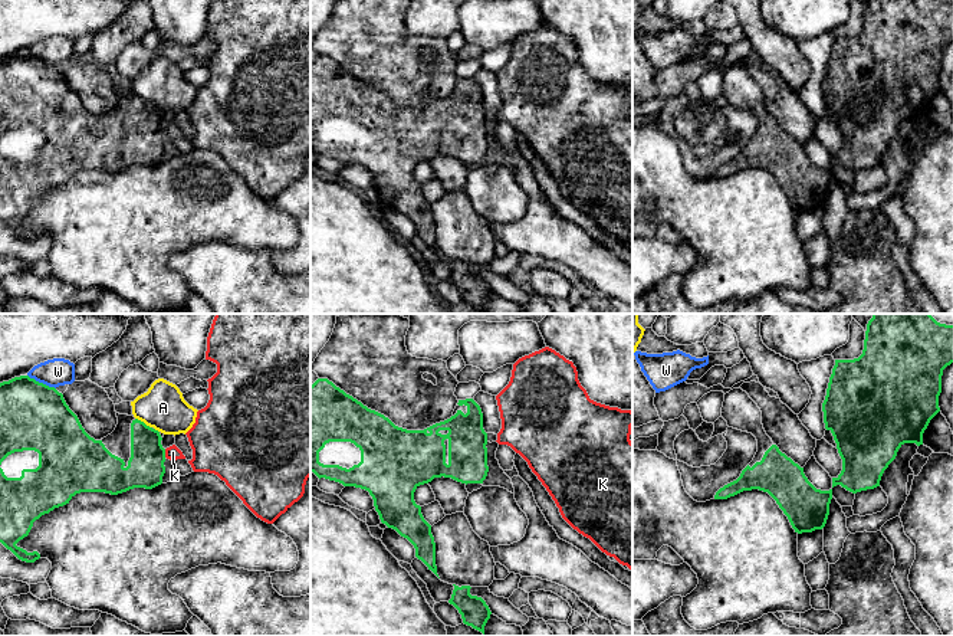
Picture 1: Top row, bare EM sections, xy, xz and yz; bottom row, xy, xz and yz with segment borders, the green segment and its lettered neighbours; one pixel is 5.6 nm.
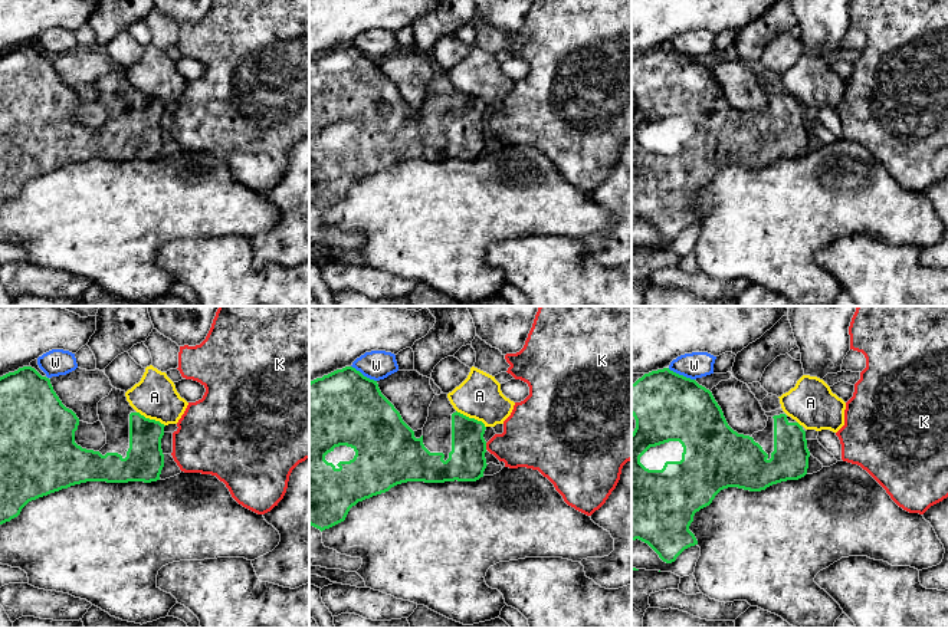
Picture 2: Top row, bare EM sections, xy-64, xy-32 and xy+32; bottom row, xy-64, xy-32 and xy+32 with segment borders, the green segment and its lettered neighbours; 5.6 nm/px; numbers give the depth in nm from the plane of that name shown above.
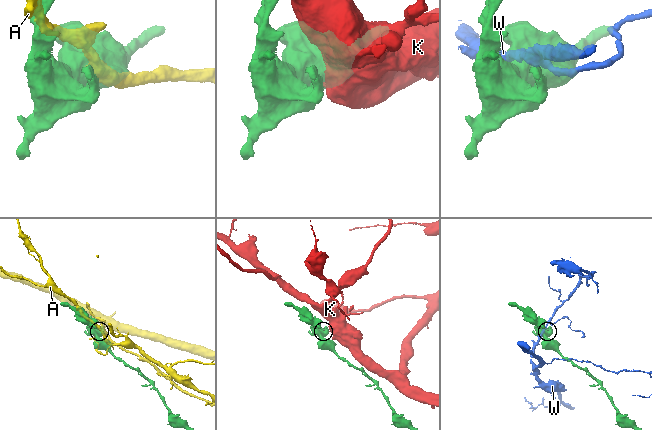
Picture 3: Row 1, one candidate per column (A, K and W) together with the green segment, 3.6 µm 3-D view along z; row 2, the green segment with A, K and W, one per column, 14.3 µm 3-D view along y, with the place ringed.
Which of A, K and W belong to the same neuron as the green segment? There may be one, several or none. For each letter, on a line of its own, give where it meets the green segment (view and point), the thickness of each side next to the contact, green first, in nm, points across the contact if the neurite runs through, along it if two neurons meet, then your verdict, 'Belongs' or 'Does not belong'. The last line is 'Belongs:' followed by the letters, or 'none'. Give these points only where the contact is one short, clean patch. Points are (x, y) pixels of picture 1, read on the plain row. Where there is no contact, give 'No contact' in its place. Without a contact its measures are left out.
A: Touches green at xy (143, 100). Thickness 200 nm (green) against 260 nm. Does not belong
K: Touches green at xy (164, 131). Thickness 220 nm (green) against 80 nm. Boundary: xy (164, 127), (166, 134). Does not belong
W: Touches green at xy (42, 61). Thickness 380 nm (green) against 160 nm. Boundary: xy (28, 52), (55, 66). Does not belong
Belongs: none

